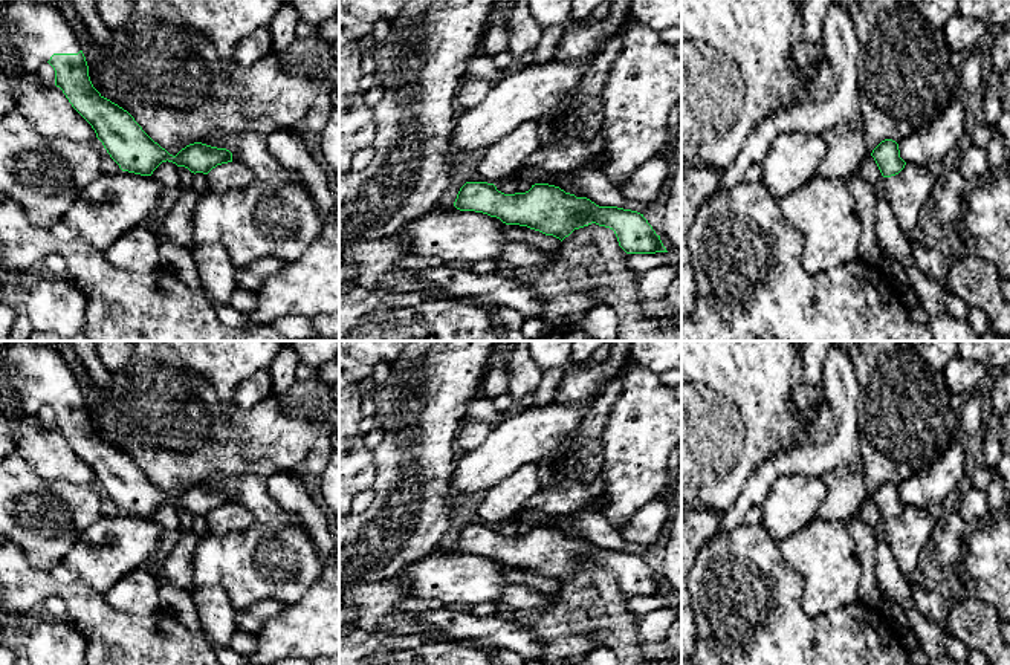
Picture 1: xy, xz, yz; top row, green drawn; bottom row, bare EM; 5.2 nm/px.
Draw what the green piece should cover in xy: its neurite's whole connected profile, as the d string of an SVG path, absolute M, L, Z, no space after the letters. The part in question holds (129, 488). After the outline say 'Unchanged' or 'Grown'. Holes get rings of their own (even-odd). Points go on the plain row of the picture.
M23 341L0 345L0 462L17 454L11 440L15 425L24 416L38 414L44 405L53 410L55 428L92 468L122 514L151 518L168 503L194 517L208 517L217 508L232 504L229 492L202 485L189 486L173 498L127 453L104 440L90 423L72 367L57 349Z. Grown

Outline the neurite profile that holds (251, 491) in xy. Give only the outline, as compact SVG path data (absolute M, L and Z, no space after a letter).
M217 474L202 486L226 491L232 495L232 504L241 504L258 523L270 527L295 524L303 529L303 520L283 511L269 495L267 483L255 474L231 477Z

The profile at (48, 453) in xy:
M38 414L24 416L11 433L17 456L44 480L92 485L96 475L60 430L41 430Z

